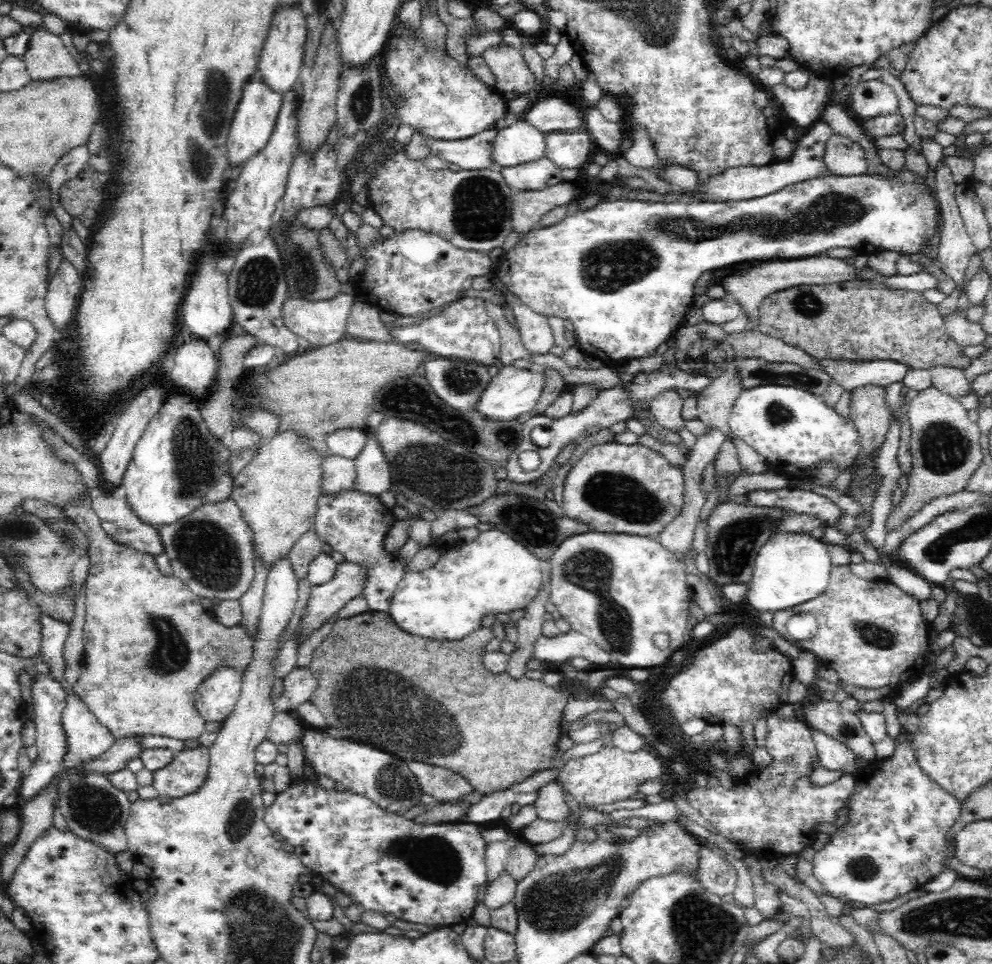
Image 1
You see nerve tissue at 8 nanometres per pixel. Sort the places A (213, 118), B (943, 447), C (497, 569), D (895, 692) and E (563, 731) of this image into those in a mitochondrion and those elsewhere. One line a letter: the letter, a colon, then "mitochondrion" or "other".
A: mitochondrion
B: mitochondrion
C: other
D: other
E: other

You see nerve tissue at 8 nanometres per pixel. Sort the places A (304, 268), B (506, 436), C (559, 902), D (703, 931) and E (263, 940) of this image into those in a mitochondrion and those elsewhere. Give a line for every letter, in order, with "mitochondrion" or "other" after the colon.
A: mitochondrion
B: mitochondrion
C: mitochondrion
D: mitochondrion
E: mitochondrion

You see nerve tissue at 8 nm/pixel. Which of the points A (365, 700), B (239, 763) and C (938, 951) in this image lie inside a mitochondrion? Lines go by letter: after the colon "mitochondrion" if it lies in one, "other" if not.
A: mitochondrion
B: other
C: mitochondrion

